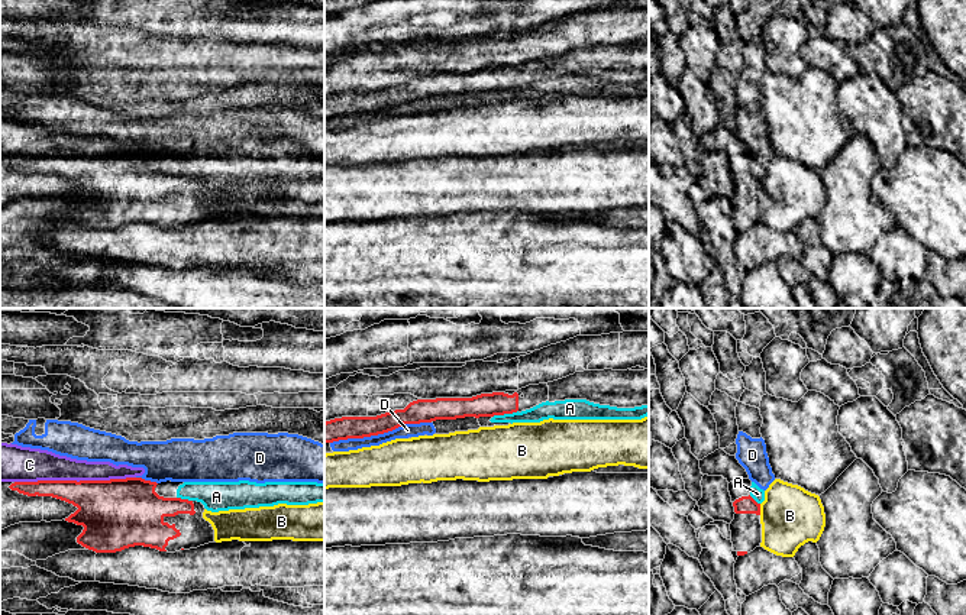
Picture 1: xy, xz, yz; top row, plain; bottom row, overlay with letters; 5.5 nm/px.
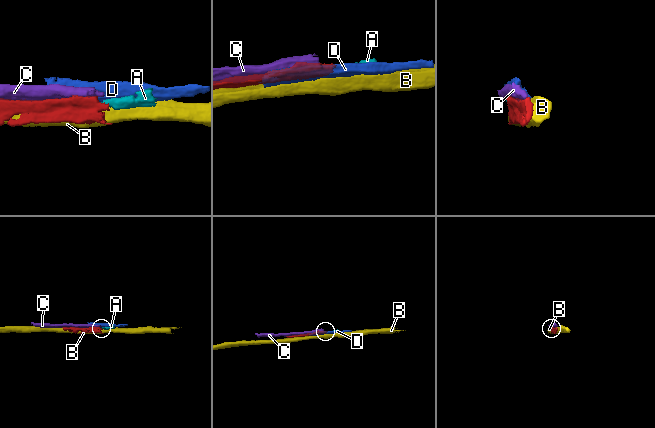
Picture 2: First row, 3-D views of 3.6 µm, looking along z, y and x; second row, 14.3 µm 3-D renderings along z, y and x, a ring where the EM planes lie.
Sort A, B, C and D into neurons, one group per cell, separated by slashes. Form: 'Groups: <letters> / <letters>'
Groups: A D / B / C

